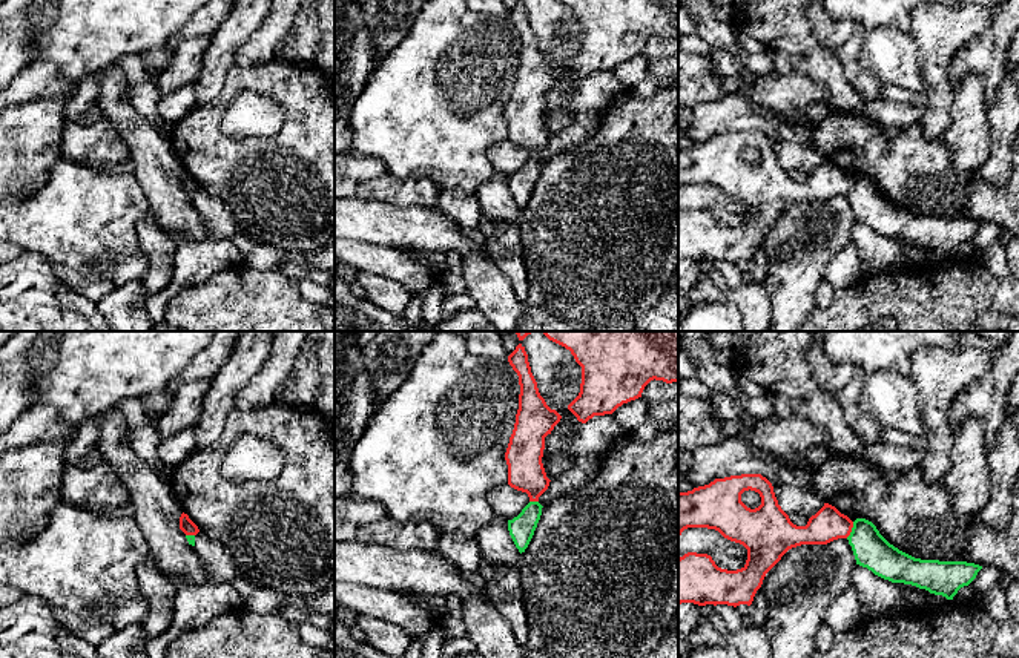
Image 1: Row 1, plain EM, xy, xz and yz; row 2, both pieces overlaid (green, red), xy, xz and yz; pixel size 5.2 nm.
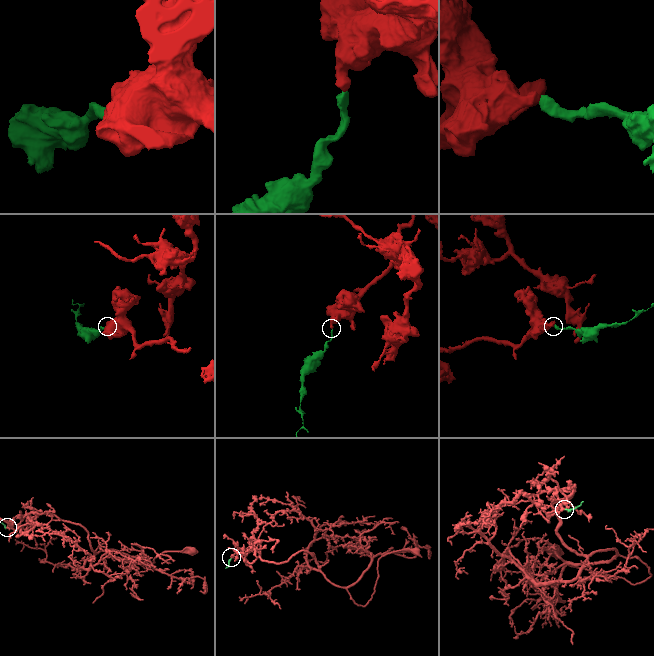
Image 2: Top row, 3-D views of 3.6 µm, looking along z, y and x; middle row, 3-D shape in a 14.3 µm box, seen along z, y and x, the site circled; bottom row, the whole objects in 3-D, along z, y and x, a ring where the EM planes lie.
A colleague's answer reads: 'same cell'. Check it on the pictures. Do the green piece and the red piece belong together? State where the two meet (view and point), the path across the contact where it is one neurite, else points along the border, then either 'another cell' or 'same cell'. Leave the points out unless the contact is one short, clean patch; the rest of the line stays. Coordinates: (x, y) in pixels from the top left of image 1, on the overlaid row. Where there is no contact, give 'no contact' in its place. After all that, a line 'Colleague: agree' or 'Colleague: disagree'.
meets green in yz at (852, 529); another cell
Colleague: disagree

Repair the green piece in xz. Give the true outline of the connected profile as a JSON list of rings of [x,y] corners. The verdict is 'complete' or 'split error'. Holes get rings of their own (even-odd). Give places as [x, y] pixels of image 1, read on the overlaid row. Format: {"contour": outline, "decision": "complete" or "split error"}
{"contour": [[[529,502],[517,517],[508,520],[510,535],[520,554],[525,552],[534,535],[542,508],[539,502]]], "decision": "complete"}

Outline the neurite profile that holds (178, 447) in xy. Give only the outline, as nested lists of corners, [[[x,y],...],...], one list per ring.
[[[184,428],[166,440],[160,440],[158,457],[170,468],[184,462],[196,448],[193,428]]]

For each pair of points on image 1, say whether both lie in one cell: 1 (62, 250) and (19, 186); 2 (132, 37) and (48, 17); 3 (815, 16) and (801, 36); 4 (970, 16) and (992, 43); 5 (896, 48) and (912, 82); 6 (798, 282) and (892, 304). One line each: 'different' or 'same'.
1: different
2: different
3: different
4: different
5: same
6: different

